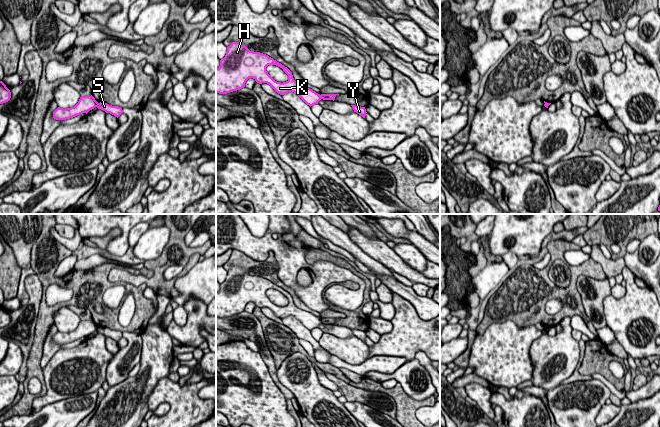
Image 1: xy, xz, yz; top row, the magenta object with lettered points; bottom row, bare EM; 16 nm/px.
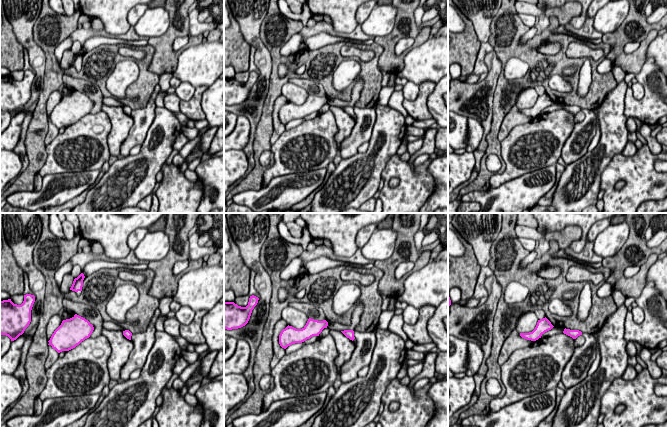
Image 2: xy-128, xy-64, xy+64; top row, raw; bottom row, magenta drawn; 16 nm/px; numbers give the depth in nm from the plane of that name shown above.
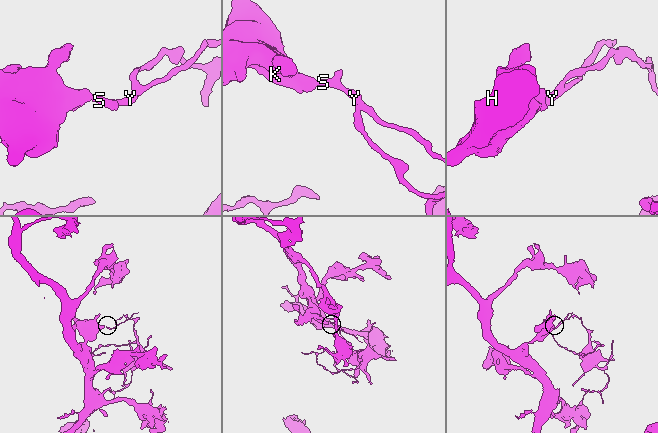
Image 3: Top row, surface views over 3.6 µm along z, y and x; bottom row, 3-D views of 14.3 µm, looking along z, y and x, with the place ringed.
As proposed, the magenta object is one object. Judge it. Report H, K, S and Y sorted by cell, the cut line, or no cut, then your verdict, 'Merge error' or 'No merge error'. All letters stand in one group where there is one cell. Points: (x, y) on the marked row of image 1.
Groups: H K / S Y. Split along xy (98, 103), (96, 106). Merge error

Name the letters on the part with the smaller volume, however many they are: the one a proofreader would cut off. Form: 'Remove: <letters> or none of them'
Remove: S, Y

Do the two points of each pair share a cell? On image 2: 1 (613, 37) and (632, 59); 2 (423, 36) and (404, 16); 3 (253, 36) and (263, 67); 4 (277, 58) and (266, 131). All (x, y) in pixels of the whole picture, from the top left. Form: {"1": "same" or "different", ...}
{"1": "same", "2": "same", "3": "same", "4": "same"}

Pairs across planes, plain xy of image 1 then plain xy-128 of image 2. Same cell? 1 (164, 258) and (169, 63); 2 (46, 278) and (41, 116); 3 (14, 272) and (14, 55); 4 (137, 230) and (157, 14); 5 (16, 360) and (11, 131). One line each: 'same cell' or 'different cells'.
1: same cell
2: same cell
3: same cell
4: different cells
5: same cell

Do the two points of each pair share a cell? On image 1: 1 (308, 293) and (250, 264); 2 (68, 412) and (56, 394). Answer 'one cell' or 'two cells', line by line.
1: two cells
2: two cells

